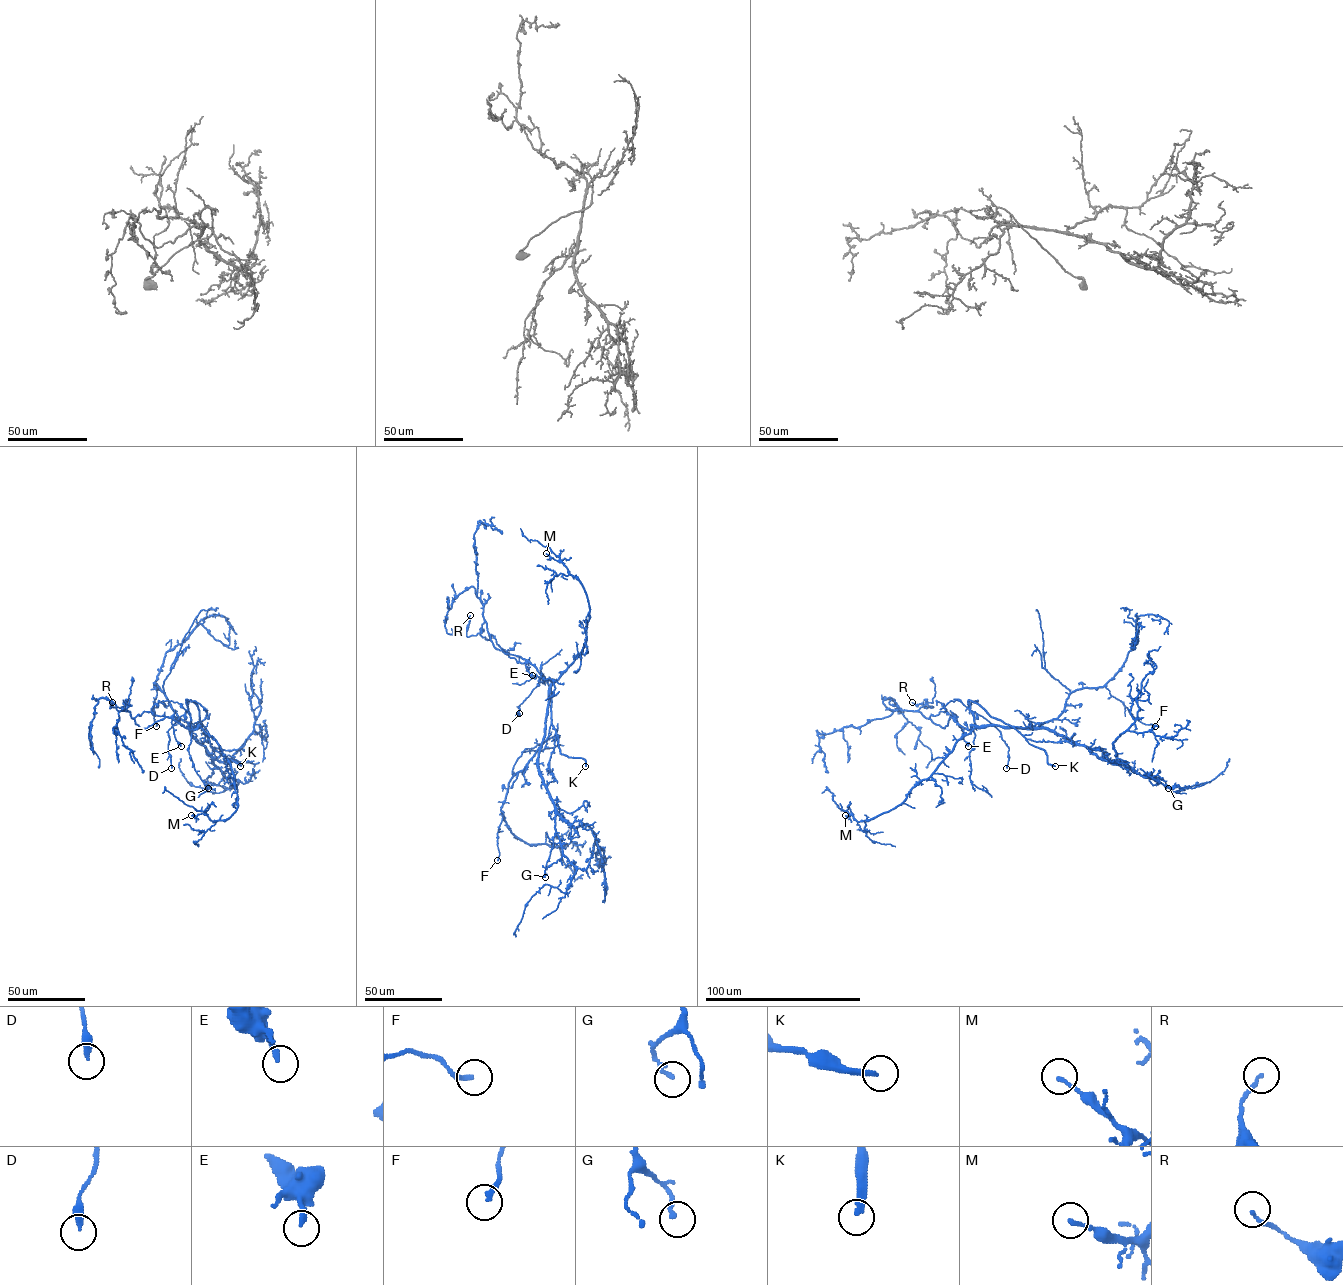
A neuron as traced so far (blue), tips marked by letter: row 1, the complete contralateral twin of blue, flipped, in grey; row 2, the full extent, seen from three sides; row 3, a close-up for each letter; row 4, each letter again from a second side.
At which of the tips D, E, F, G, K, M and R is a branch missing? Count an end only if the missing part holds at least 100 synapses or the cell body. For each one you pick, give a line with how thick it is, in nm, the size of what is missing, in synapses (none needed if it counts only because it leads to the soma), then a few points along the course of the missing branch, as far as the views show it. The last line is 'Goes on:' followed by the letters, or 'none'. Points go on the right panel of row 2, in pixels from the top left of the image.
K: 240 nm thick; missing branch runs (1055, 766), (1085, 767)
Goes on: K

